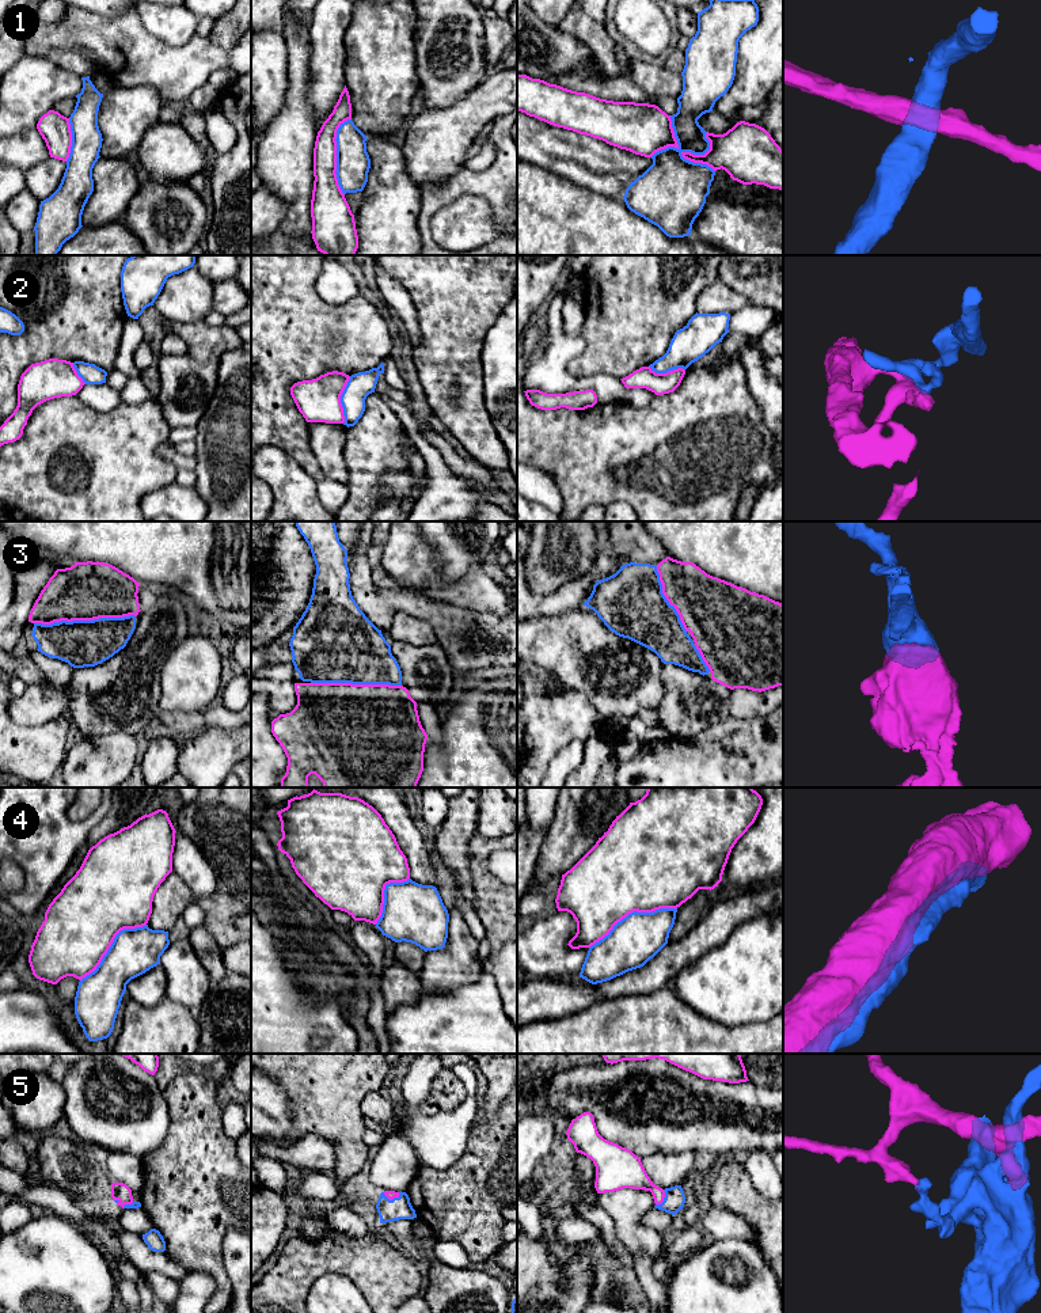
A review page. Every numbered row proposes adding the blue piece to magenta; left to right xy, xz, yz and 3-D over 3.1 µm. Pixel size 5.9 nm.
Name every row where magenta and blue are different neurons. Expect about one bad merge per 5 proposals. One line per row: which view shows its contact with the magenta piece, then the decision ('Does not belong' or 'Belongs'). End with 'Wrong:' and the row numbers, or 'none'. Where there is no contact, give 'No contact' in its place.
1: Touches magenta in yz. Belongs
2: Touches magenta in xz. Does not belong
3: Touches magenta in xy. Belongs
4: Touches magenta in yz. Belongs
5: Touches magenta in yz. Does not belong
Wrong: 2, 5

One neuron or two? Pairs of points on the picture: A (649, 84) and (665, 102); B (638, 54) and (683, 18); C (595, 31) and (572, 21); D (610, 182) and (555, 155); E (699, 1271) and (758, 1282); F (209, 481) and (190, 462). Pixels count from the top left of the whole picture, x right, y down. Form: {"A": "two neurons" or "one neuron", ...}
{"A": "two neurons", "B": "two neurons", "C": "one neuron", "D": "one neuron", "E": "one neuron", "F": "two neurons"}

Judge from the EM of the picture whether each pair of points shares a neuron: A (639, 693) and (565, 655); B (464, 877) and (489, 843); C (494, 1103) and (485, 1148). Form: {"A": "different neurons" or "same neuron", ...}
{"A": "same neuron", "B": "different neurons", "C": "different neurons"}

